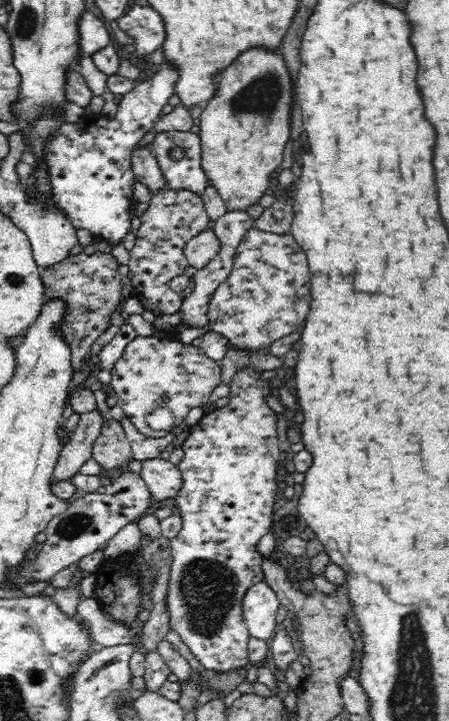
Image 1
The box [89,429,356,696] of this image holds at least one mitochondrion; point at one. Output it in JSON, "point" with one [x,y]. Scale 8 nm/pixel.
{"point":[207,588]}

